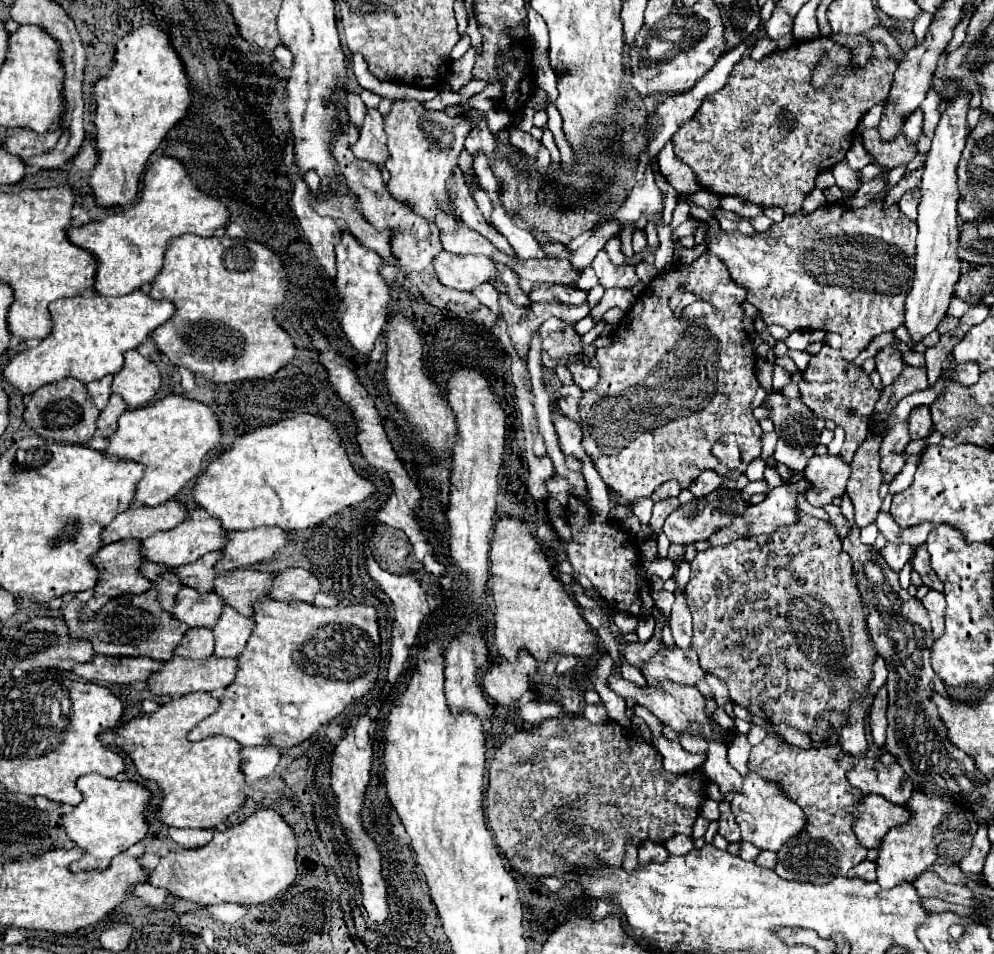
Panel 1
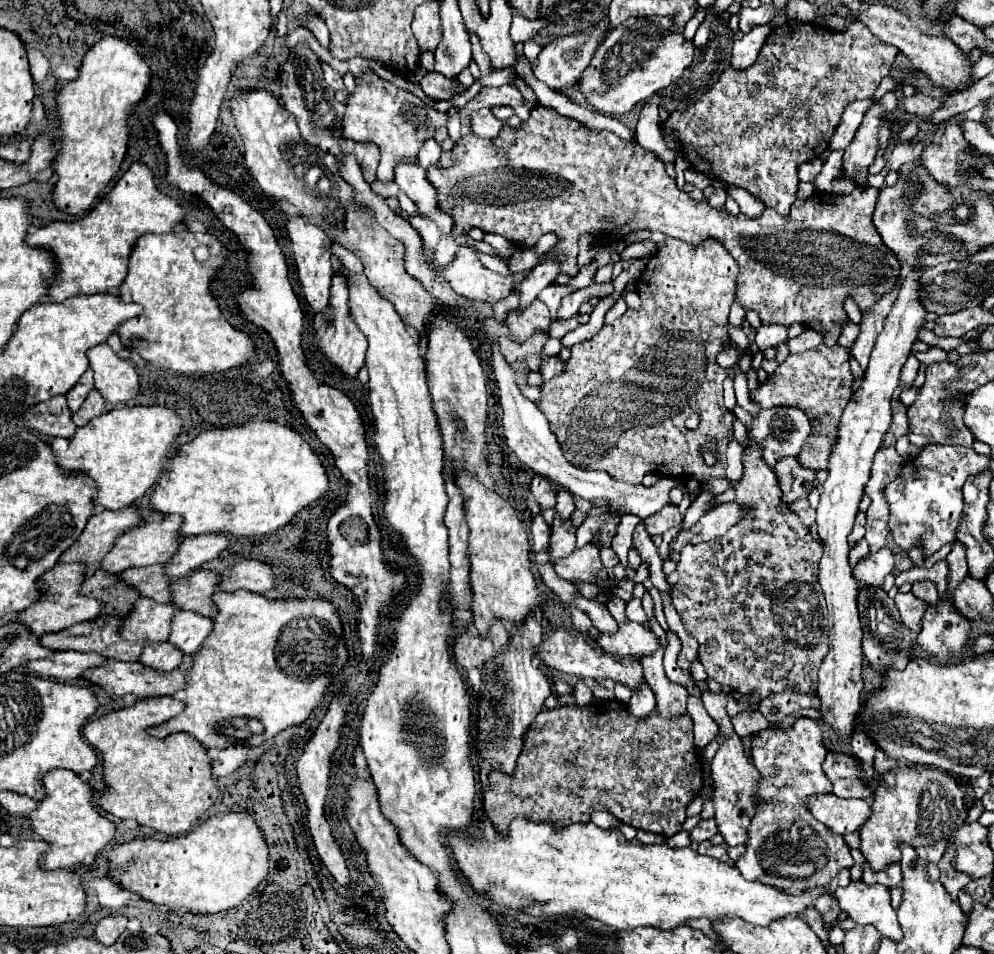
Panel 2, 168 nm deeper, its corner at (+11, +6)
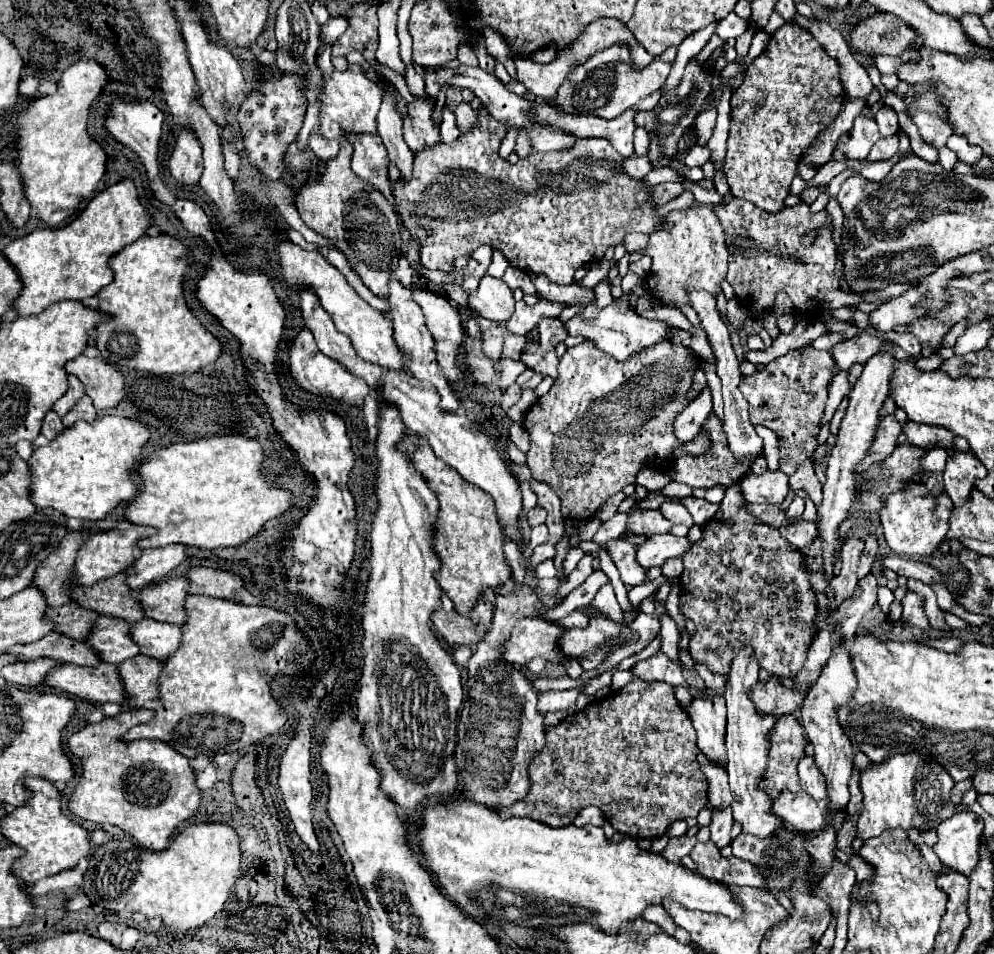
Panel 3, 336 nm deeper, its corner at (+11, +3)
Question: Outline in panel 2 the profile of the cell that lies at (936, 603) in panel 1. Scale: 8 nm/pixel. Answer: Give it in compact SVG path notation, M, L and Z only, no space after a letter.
M898 593L896 595L896 605L902 617L902 623L918 633L922 627L922 617L924 617L924 607L918 607L918 599L912 593Z

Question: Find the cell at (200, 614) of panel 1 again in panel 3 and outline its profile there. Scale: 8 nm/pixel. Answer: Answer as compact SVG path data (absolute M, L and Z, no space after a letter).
M100 616L88 638L88 644L104 662L112 664L120 664L126 658L138 656L138 644L130 640L128 620L110 620L110 616Z

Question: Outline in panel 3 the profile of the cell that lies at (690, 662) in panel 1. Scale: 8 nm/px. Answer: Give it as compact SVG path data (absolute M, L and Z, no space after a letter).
M600 616L592 618L588 628L570 628L564 632L560 640L560 648L570 656L582 656L586 652L594 652L594 648L600 648L606 644L606 640L612 640L620 634L620 624Z

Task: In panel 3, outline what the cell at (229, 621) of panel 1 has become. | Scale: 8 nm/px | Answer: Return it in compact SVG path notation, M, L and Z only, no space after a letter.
M142 618L132 626L132 640L140 646L140 654L166 660L166 656L172 656L182 642L182 626L158 624L156 620Z

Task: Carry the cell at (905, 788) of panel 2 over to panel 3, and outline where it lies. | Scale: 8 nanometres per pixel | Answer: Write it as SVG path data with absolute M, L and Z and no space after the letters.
M894 754L890 756L890 760L882 762L882 764L874 764L868 770L862 772L860 778L860 788L864 792L864 808L860 812L858 818L858 838L862 842L870 840L872 836L880 836L884 830L894 830L894 828L904 828L904 830L934 830L942 820L948 820L950 816L966 810L964 804L952 804L950 796L952 796L952 788L954 788L954 780L950 778L950 774L934 760L926 760L920 754Z

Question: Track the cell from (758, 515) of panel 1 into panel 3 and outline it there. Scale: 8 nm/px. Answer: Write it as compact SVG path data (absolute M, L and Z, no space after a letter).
M674 534L648 536L648 540L638 546L636 558L638 558L638 564L642 564L644 568L662 566L664 560L682 556L686 550L690 550L692 544L694 542L690 542L688 536L684 536L684 538L674 536Z

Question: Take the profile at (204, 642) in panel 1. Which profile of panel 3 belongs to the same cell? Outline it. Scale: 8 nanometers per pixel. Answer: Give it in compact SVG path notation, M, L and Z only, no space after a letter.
M134 656L124 660L118 670L126 684L126 692L130 700L128 706L144 706L146 702L158 698L158 680L162 676L164 660L150 660L150 656Z

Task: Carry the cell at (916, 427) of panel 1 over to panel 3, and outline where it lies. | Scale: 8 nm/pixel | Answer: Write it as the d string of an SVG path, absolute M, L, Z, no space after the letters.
M890 414L886 418L882 418L880 422L880 428L878 428L878 438L874 442L874 448L868 452L868 456L862 460L858 472L870 468L874 462L880 462L880 460L886 460L894 448L898 446L900 442L900 434L902 434L902 424Z

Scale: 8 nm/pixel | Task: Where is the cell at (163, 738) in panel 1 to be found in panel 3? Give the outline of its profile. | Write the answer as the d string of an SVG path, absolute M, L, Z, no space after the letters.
M130 708L112 718L104 718L98 724L88 724L86 728L74 732L68 738L70 752L82 760L82 780L70 798L70 810L82 820L90 820L96 824L114 824L126 830L144 848L164 850L168 848L174 830L198 812L202 802L202 790L196 786L196 776L190 766L190 760L170 748L170 744L162 744L162 740L154 739L134 742L122 740L122 734L126 734L132 726L138 726L152 718L154 710Z

